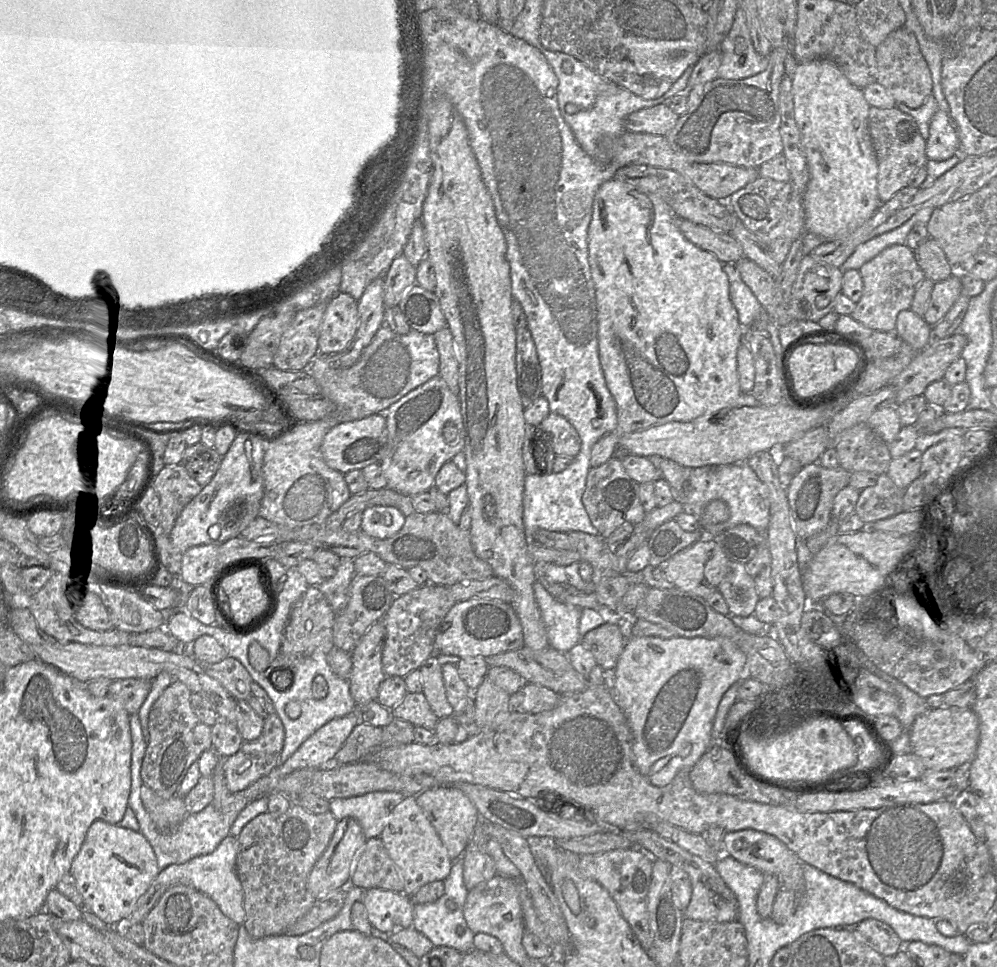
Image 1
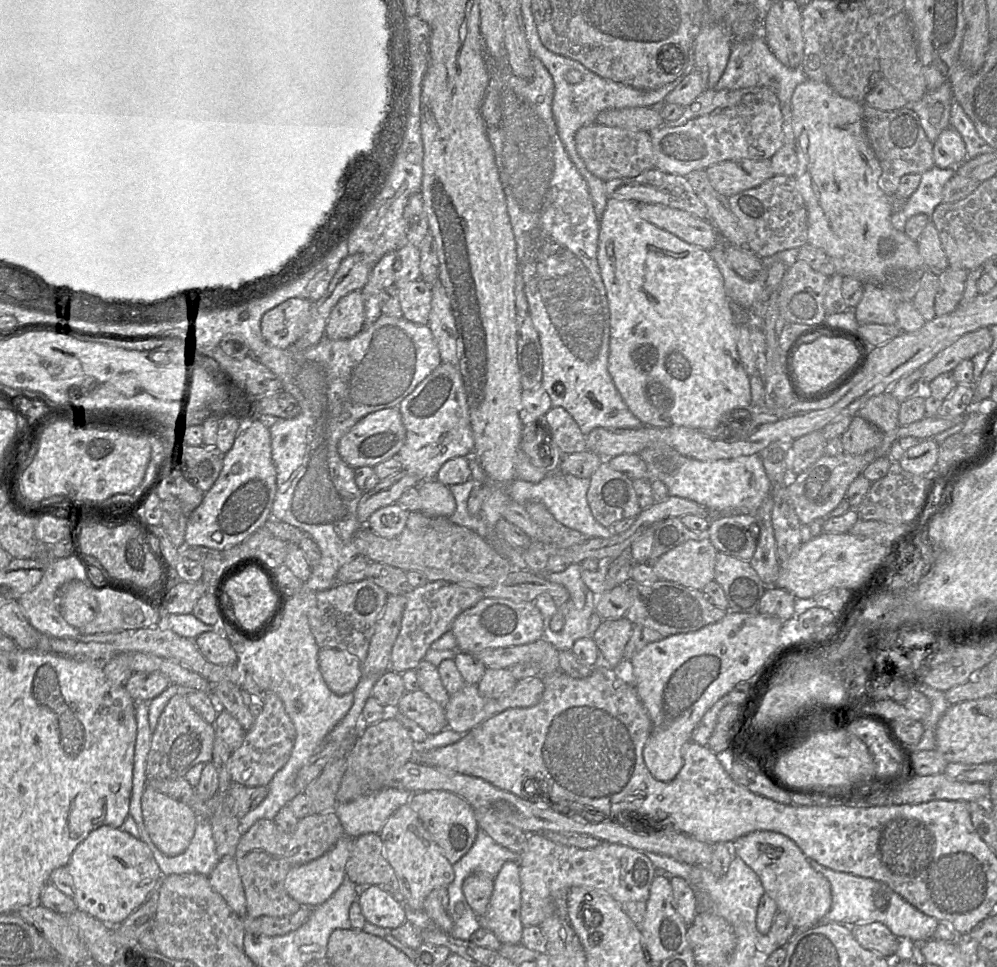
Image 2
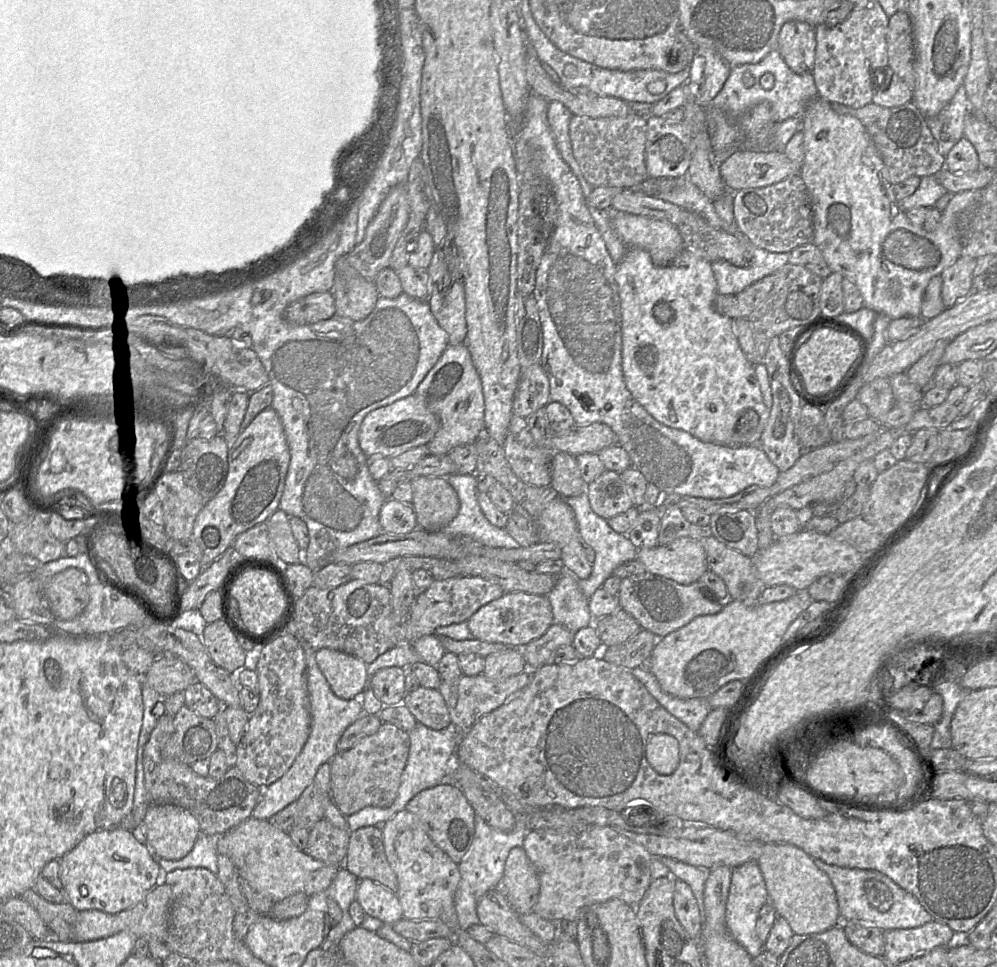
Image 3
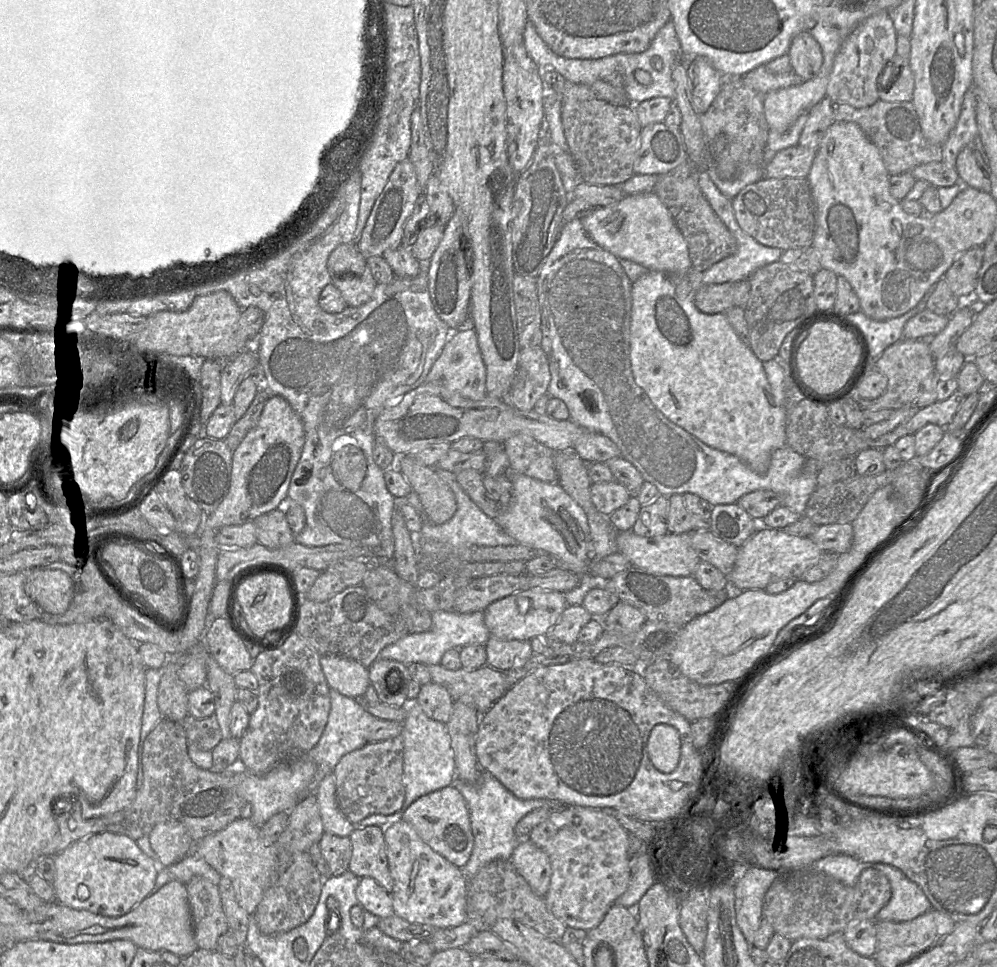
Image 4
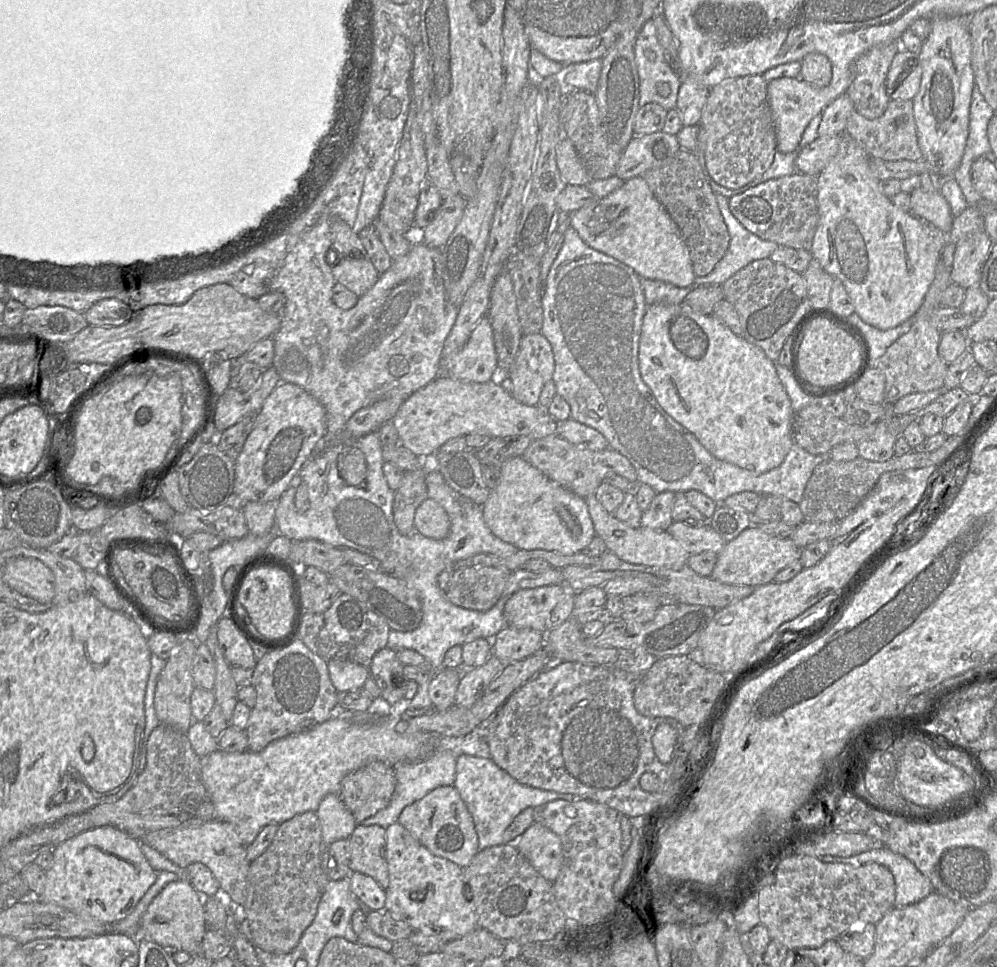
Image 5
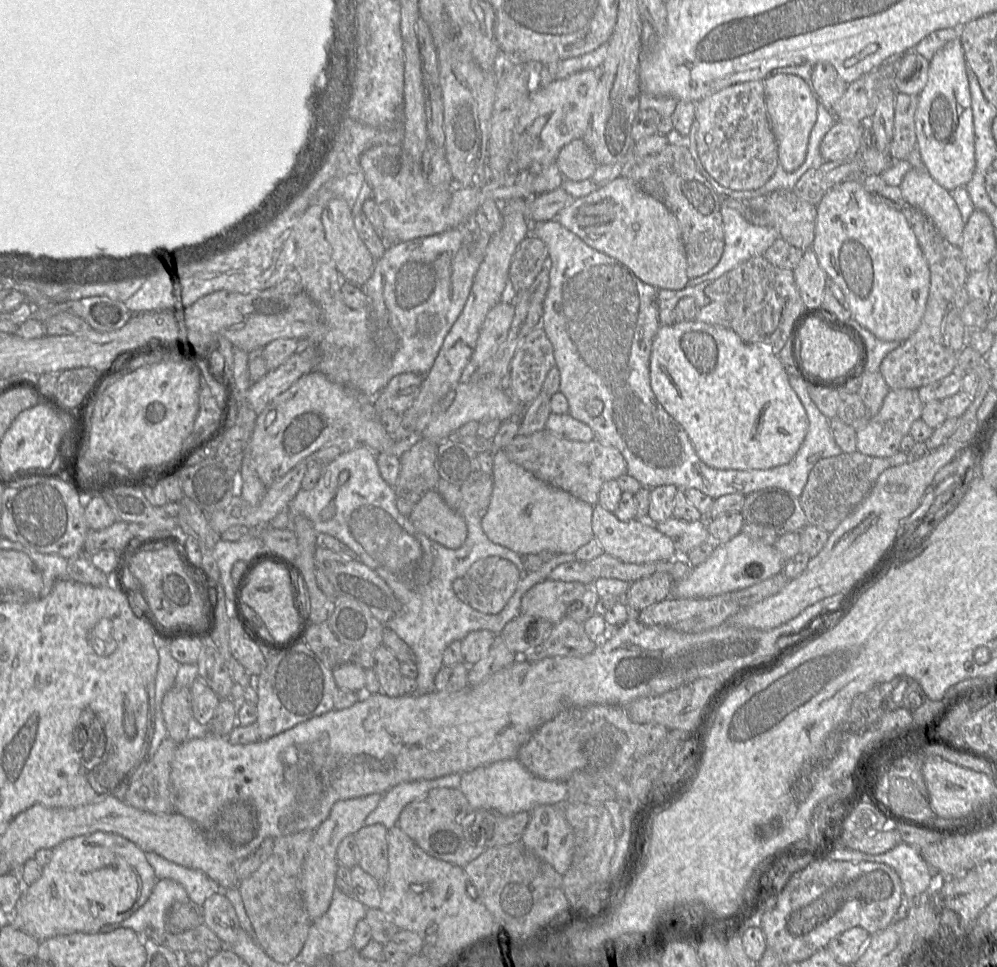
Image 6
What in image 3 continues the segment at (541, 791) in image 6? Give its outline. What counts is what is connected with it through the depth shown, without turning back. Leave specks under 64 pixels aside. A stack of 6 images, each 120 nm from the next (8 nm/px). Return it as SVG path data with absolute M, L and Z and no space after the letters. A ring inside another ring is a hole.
M528 813L514 815L515 825L509 832L502 832L487 824L480 816L475 818L475 834L468 853L458 864L461 879L454 895L454 906L457 913L459 926L467 930L470 926L479 924L477 902L487 891L501 887L506 859L515 847L523 847L528 827Z

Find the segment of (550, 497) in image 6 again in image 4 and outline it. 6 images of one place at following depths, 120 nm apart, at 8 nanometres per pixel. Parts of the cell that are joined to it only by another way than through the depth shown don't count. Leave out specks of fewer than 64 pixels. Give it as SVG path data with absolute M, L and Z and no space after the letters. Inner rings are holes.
M511 473L510 480L513 485L513 494L510 504L500 508L499 514L494 518L500 528L514 538L518 544L532 549L543 550L566 563L576 566L588 565L588 543L590 532L585 511L576 503L557 483L546 483L519 473Z

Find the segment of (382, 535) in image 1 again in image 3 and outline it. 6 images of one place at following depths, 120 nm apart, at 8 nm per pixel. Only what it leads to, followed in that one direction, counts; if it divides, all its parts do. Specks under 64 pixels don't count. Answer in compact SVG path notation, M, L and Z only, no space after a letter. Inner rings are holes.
M392 498L386 499L383 504L379 522L382 533L406 534L418 528L412 504L402 503Z

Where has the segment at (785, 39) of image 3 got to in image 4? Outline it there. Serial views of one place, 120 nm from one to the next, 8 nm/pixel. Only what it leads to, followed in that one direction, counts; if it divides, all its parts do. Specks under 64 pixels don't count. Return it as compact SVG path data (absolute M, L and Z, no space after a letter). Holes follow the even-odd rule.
M801 32L792 39L787 55L792 71L803 80L816 77L823 63L821 47L808 32Z

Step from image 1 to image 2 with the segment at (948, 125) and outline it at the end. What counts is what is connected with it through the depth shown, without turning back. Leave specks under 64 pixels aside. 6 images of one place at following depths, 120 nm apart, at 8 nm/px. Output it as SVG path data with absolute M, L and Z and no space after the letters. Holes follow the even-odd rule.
M952 127L944 129L933 144L933 160L939 168L956 167L967 159L965 143Z

